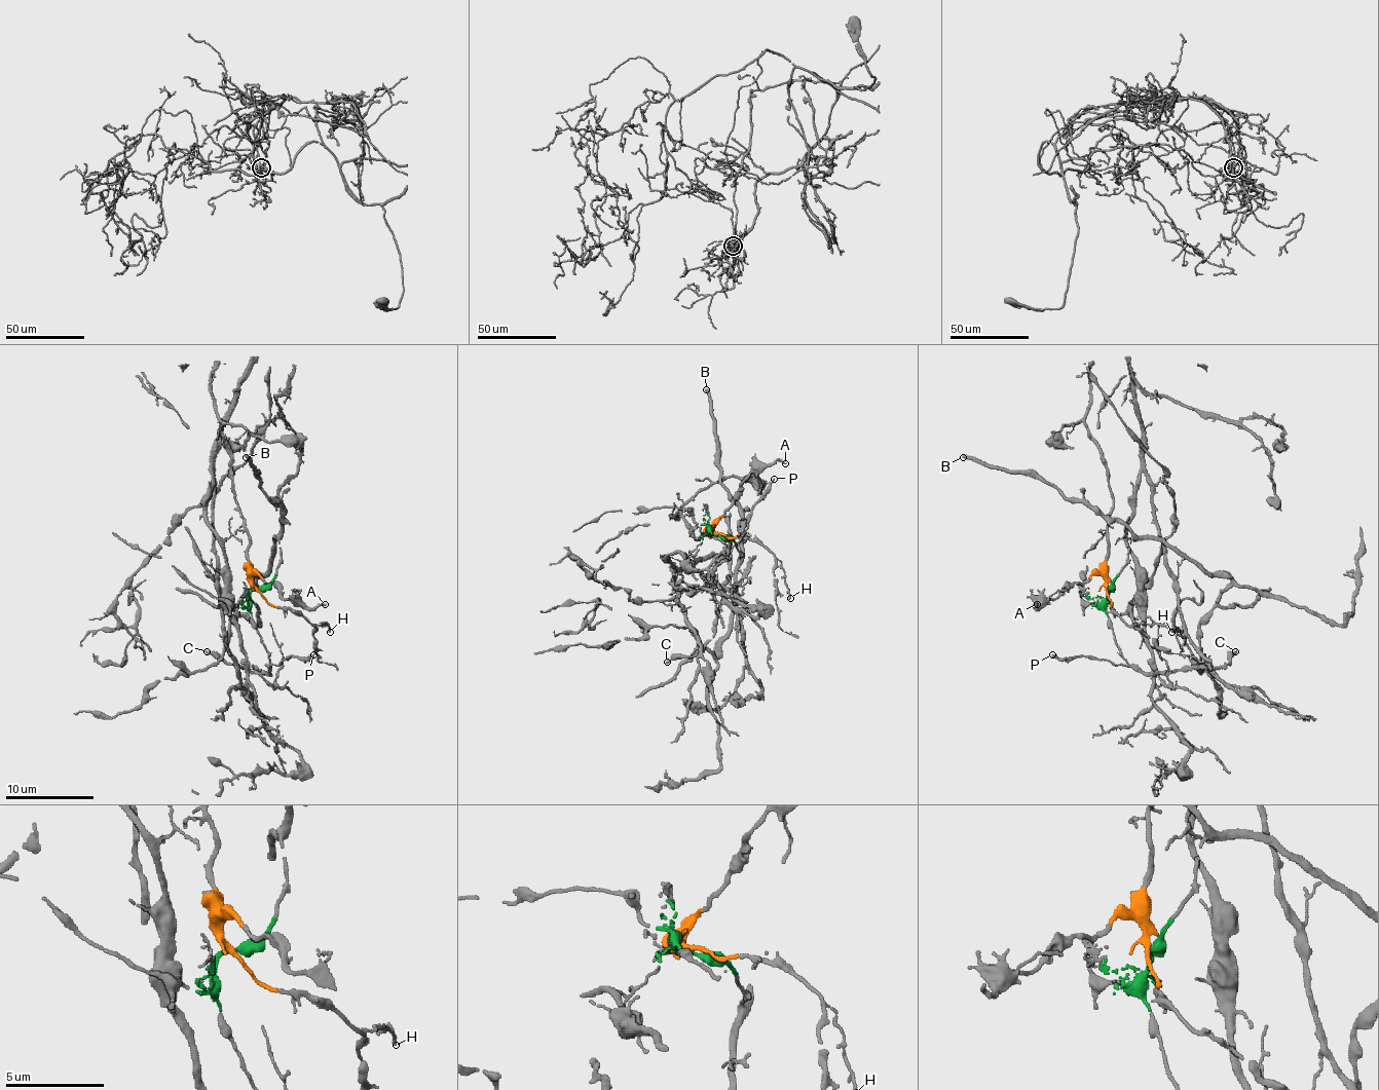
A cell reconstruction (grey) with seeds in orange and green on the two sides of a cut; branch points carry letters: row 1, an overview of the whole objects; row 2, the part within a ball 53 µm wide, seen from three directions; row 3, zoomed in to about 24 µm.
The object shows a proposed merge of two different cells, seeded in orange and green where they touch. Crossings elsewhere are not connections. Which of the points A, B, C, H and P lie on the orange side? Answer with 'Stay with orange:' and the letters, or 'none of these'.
Stay with orange: A, H

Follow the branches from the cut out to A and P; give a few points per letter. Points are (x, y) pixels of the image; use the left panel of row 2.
A: (254, 589), (252, 577), (259, 575), (274, 585), (292, 602), (300, 602), (307, 609), (325, 604)
P: (254, 589), (250, 600), (252, 627), (269, 662), (278, 664), (292, 655), (313, 655)

